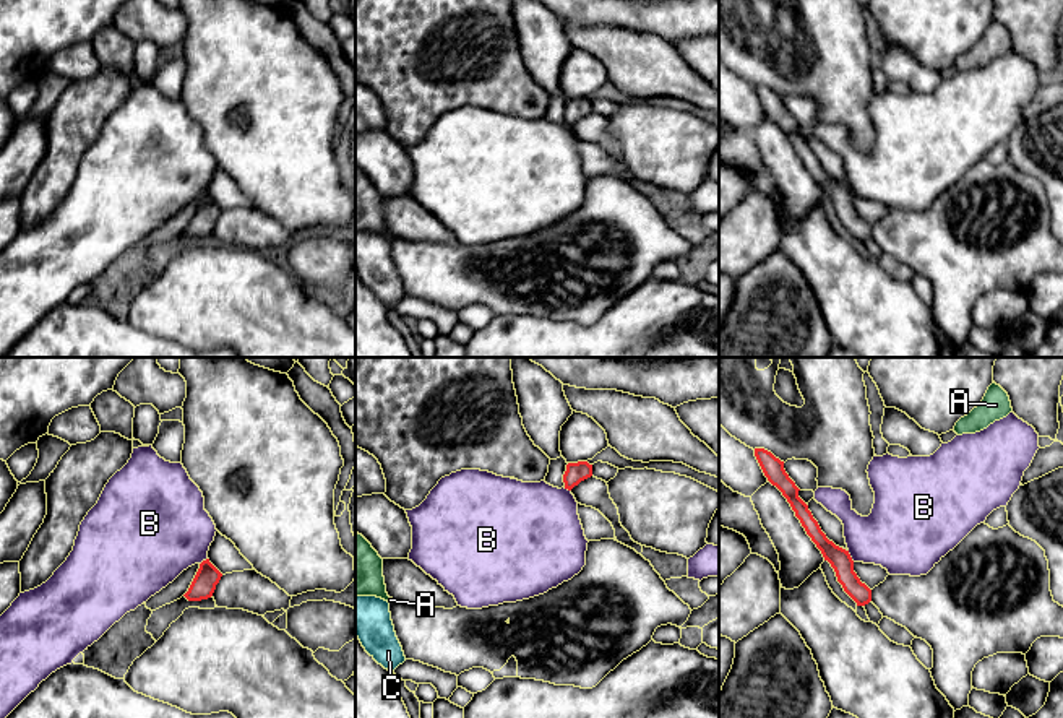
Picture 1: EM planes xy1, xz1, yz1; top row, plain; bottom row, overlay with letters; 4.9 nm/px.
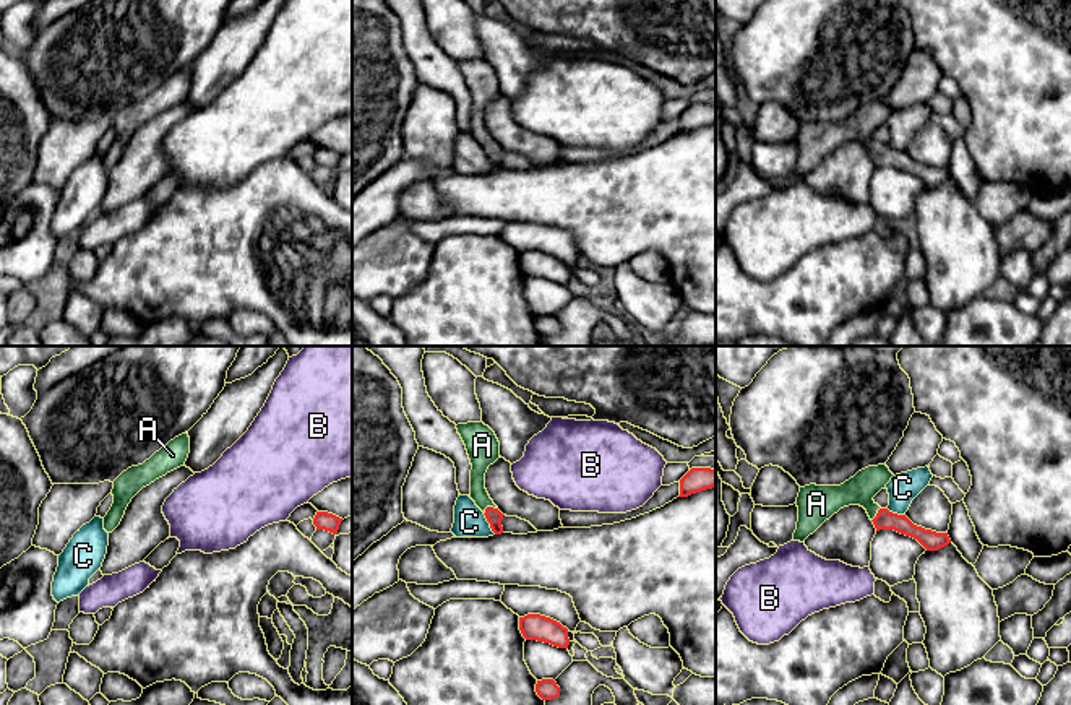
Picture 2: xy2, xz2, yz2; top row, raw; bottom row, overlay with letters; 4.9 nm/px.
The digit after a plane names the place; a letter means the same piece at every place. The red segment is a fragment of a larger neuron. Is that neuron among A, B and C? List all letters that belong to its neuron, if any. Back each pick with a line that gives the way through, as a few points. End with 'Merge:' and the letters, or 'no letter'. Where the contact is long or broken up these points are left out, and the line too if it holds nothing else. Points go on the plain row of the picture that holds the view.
A: way xz2 (494, 151), (489, 143), (479, 130), (481, 95)
Merge: A

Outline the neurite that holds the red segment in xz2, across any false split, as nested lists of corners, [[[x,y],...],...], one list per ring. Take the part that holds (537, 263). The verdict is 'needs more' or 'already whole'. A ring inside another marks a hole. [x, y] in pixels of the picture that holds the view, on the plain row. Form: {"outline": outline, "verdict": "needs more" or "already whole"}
{"outline": [[[540,250],[519,253],[519,266],[526,276],[544,278],[558,284],[568,284],[570,281],[568,265]]], "verdict": "already whole"}

